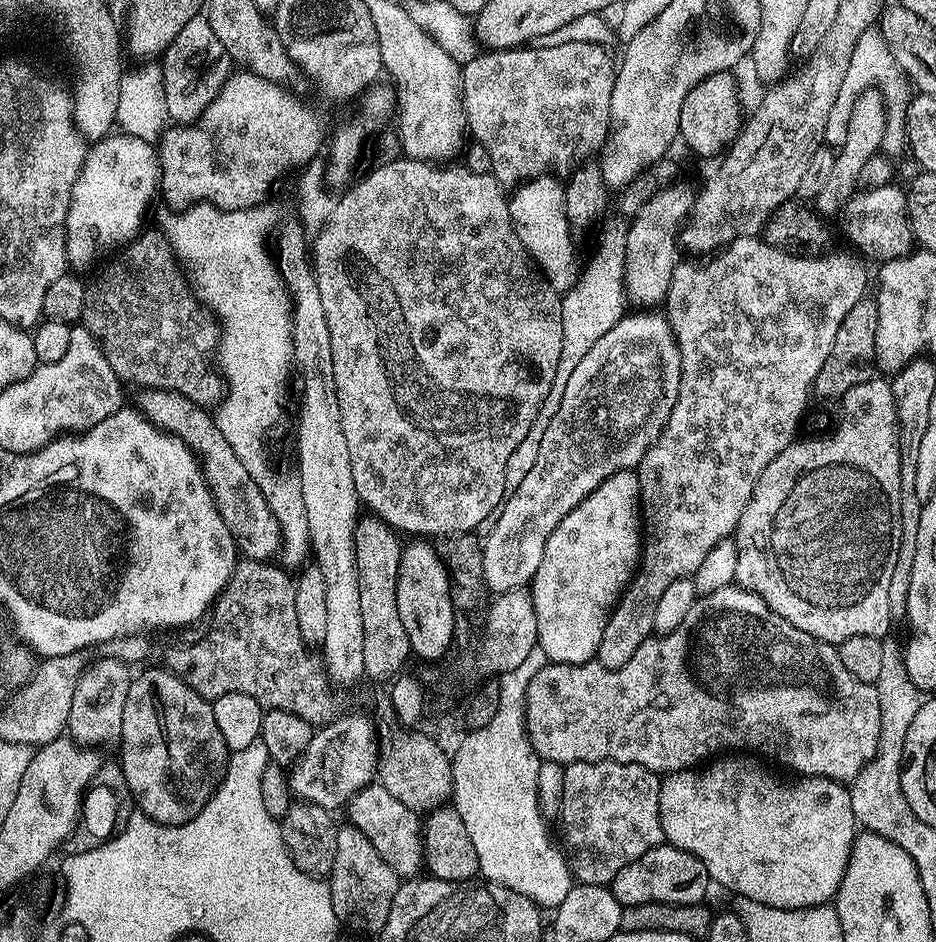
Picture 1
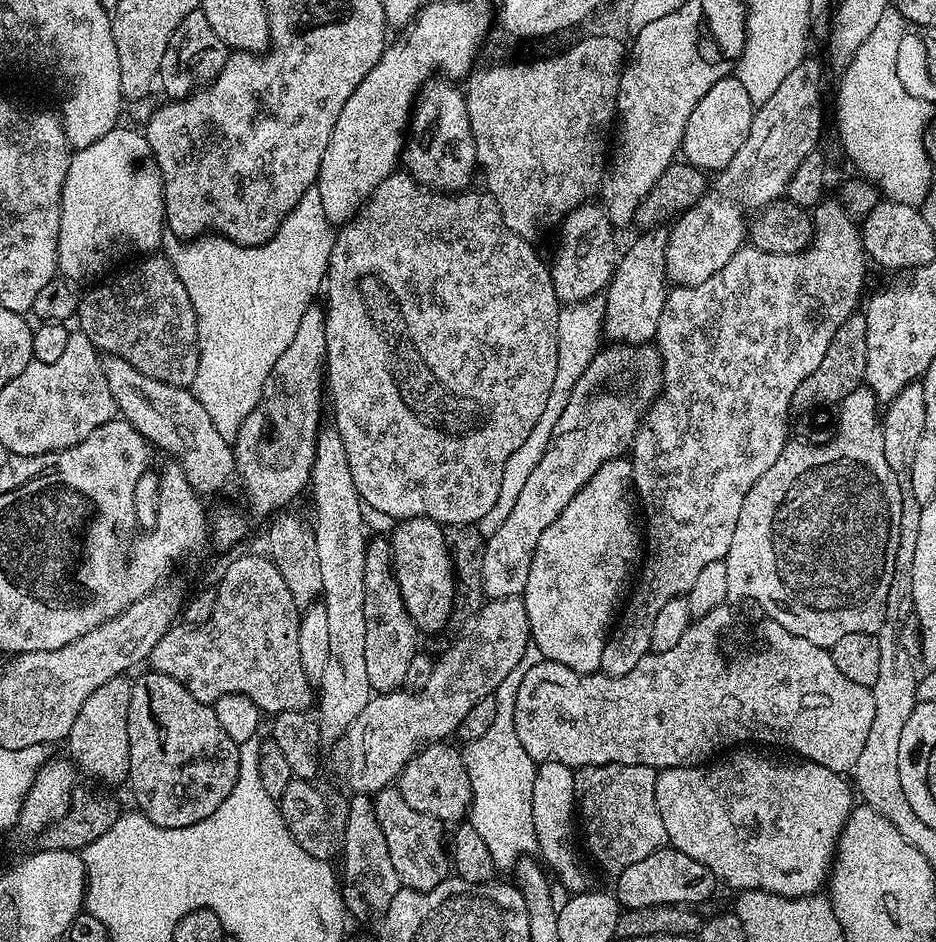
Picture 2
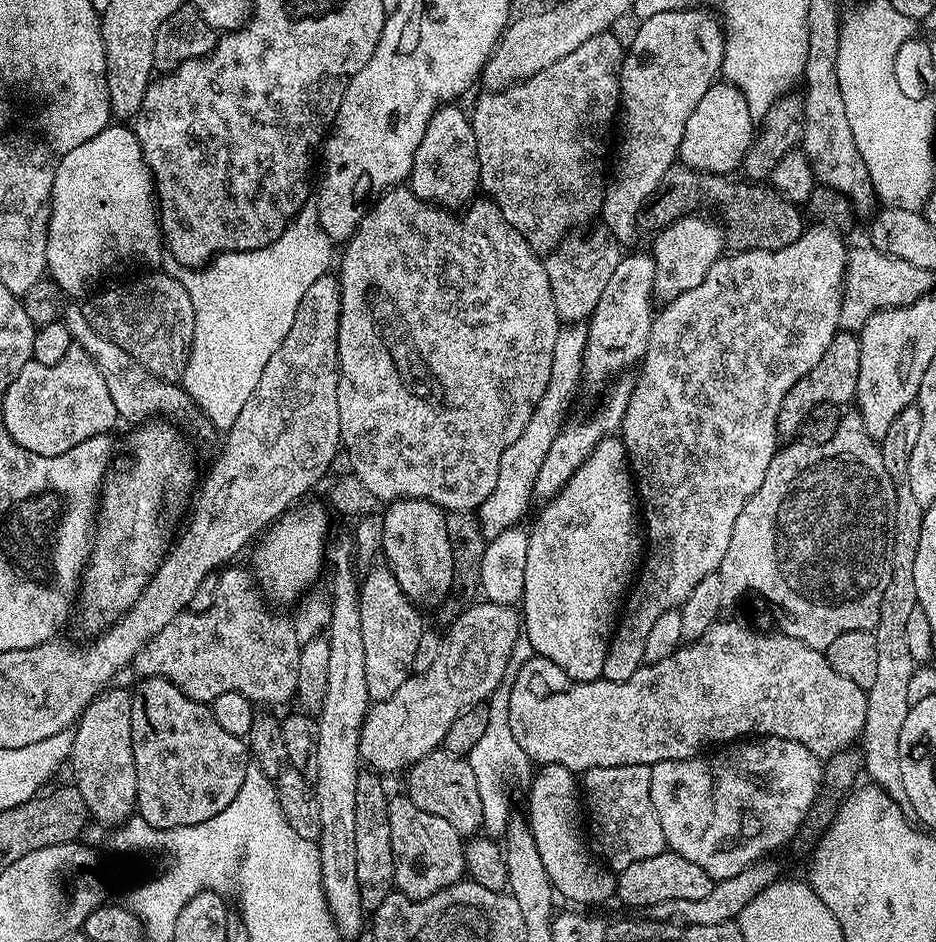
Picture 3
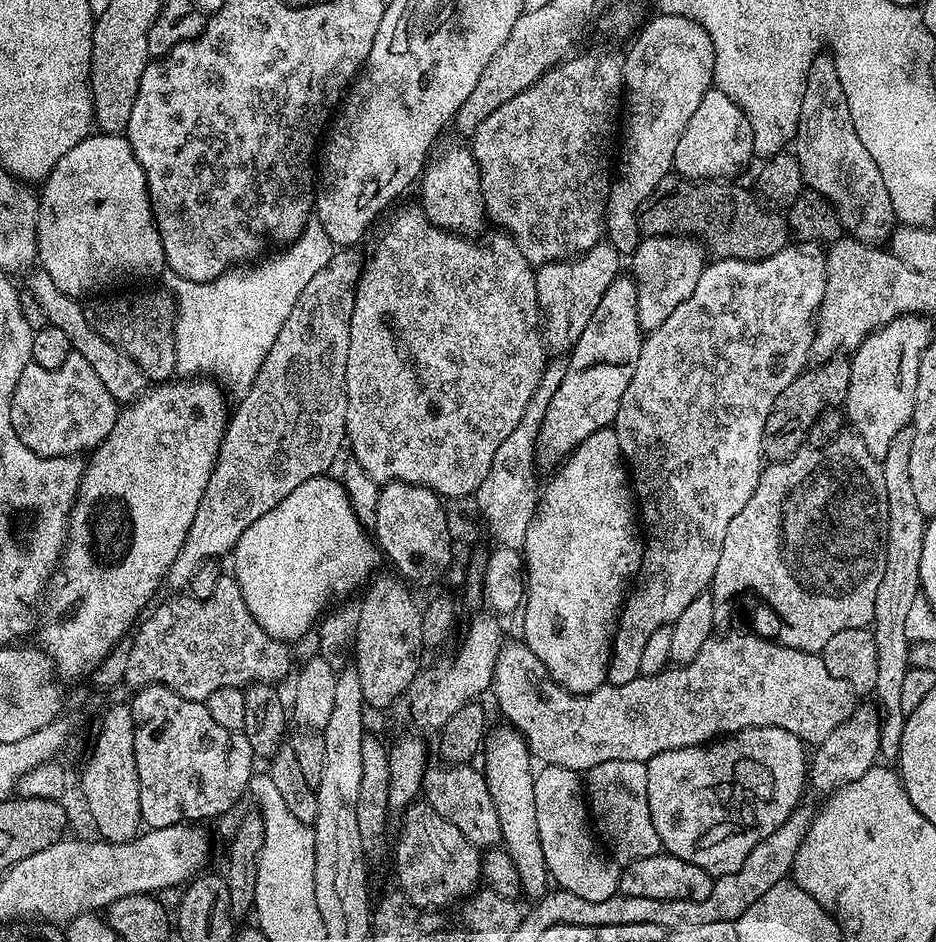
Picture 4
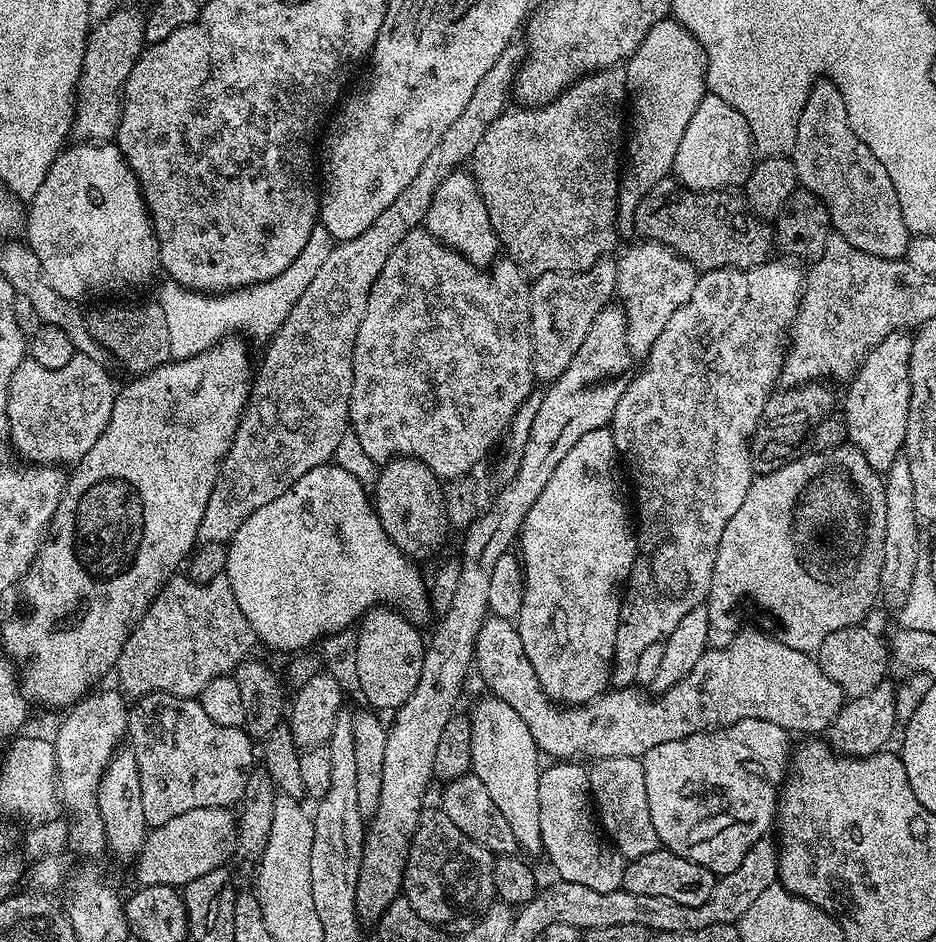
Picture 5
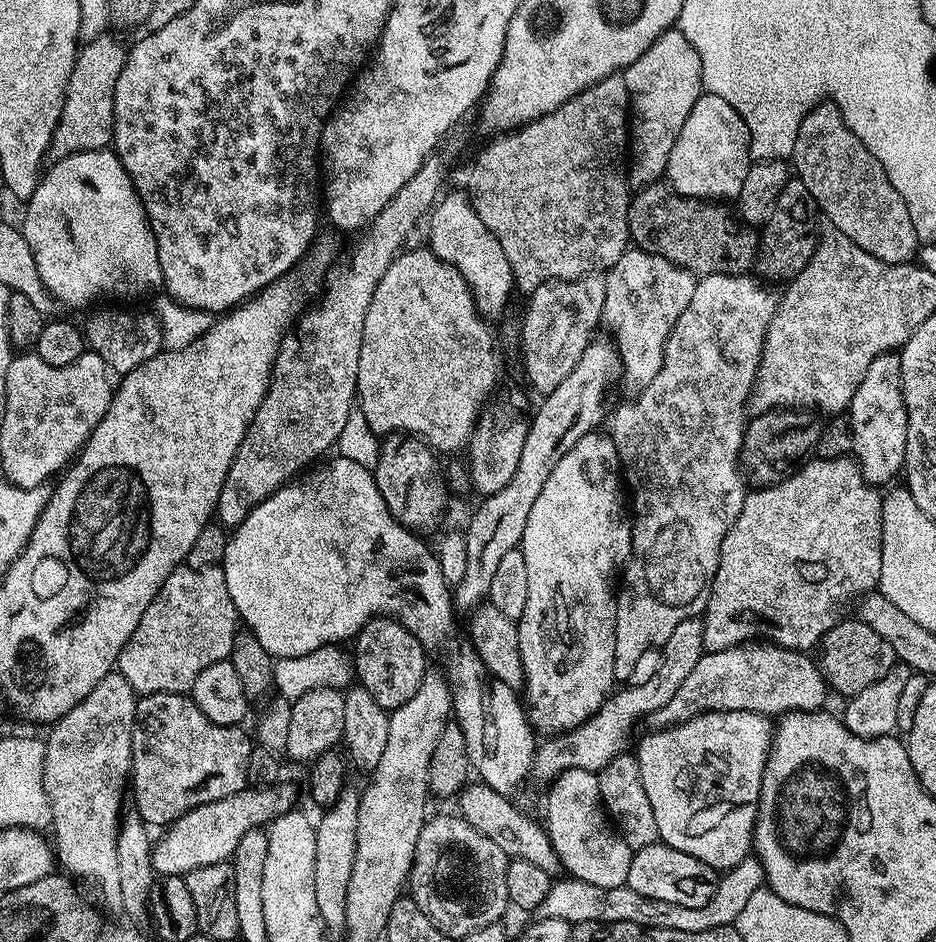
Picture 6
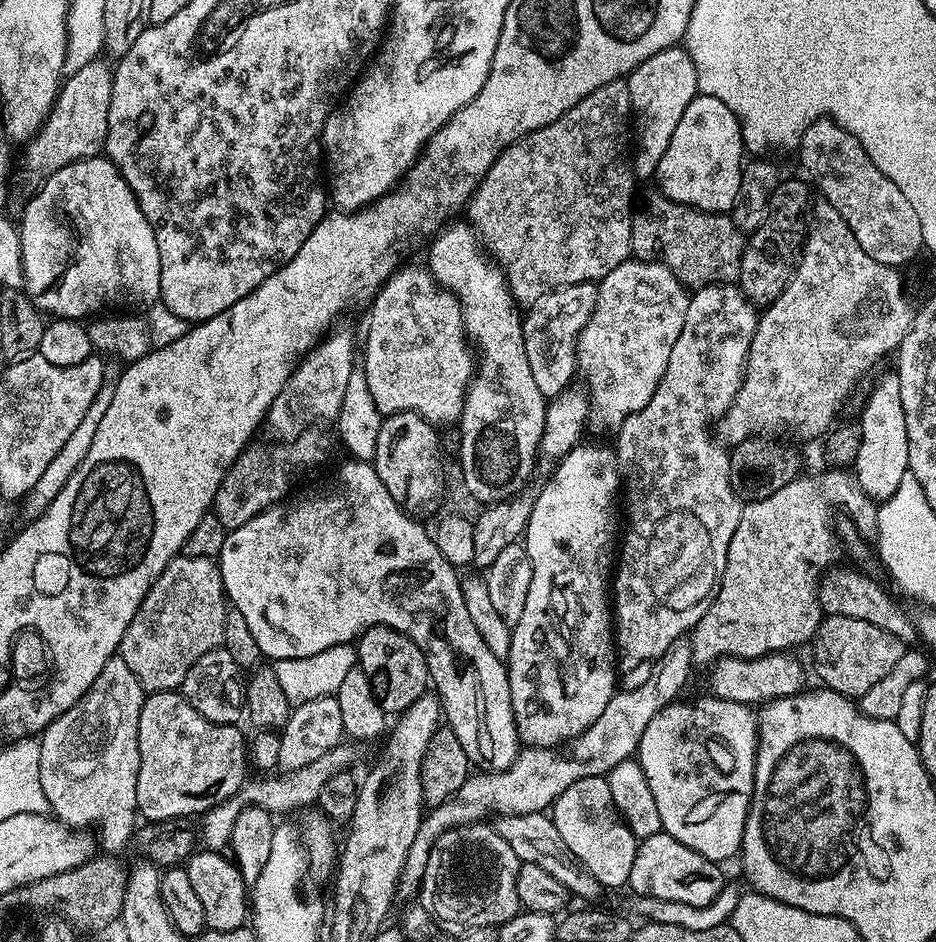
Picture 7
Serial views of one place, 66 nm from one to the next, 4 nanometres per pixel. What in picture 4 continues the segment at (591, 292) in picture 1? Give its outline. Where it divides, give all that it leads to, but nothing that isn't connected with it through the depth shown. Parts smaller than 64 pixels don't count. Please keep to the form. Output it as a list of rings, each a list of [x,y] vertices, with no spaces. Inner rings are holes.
[[[556,358],[556,361],[549,363],[542,374],[542,382],[538,382],[538,390],[534,390],[533,397],[526,404],[525,413],[521,421],[515,426],[513,433],[498,446],[494,459],[490,462],[490,471],[482,480],[482,485],[474,493],[475,507],[479,515],[486,520],[491,534],[497,539],[501,546],[516,551],[523,551],[525,544],[526,530],[536,512],[536,505],[539,503],[539,489],[536,488],[536,440],[541,424],[546,416],[546,408],[562,386],[564,377],[565,361]]]

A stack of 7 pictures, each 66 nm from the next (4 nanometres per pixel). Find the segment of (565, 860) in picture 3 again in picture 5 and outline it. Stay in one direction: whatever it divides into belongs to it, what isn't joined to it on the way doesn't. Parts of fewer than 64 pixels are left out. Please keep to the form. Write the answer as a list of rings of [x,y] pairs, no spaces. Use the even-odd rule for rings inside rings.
[[[557,761],[550,767],[547,765],[539,776],[538,800],[543,853],[550,858],[555,875],[602,893],[623,887],[626,861],[615,849],[608,846],[605,849],[600,842],[602,838],[589,790],[587,769],[575,761]]]

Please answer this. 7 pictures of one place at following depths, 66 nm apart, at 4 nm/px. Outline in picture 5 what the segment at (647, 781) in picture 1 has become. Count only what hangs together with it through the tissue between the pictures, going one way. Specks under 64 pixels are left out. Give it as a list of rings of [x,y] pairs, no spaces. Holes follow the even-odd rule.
[[[611,756],[595,761],[587,771],[595,815],[603,835],[612,839],[611,847],[623,855],[625,861],[637,860],[642,854],[657,851],[661,843],[650,818],[643,759],[639,756]]]

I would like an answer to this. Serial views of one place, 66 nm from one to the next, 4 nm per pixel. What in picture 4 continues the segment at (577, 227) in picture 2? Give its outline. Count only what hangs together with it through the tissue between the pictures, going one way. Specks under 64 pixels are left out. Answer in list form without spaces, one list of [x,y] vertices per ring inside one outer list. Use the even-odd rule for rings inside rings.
[[[601,242],[581,256],[557,260],[555,264],[542,264],[535,269],[544,343],[551,351],[553,348],[556,354],[571,352],[582,330],[586,330],[586,322],[590,322],[598,302],[602,302],[602,294],[606,294],[610,282],[621,275],[620,263],[620,252],[614,250],[612,244]]]

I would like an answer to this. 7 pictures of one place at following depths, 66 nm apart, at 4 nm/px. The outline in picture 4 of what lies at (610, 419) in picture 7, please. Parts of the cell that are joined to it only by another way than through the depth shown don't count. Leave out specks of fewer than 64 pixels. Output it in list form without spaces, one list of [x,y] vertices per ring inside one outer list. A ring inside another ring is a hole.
[[[644,236],[630,263],[630,275],[638,290],[638,322],[645,333],[650,333],[694,294],[706,266],[706,249],[699,240],[686,236]]]

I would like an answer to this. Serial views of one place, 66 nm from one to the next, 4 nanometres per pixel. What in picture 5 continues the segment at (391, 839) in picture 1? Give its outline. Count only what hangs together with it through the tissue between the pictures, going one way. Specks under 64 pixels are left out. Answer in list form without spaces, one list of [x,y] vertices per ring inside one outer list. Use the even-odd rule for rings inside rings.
[[[438,806],[424,809],[408,848],[401,893],[424,921],[447,925],[466,914],[483,913],[496,900],[494,888],[495,853],[467,838]]]

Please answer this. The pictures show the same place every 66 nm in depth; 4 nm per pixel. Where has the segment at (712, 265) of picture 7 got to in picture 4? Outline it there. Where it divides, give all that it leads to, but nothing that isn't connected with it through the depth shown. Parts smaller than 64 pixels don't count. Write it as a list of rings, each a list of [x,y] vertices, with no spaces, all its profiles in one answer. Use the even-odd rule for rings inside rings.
[[[670,174],[658,182],[654,194],[642,202],[638,226],[644,236],[686,236],[704,245],[707,255],[718,260],[765,260],[790,244],[788,221],[767,203],[758,199],[755,191],[747,192],[740,182],[701,182]]]

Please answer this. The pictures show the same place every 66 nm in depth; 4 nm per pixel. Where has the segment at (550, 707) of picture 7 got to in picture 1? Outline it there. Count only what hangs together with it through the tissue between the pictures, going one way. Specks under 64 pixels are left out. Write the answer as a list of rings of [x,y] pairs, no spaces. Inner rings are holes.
[[[632,470],[616,472],[613,476],[603,480],[598,486],[598,490],[594,490],[586,499],[578,502],[578,506],[574,506],[574,510],[570,510],[570,514],[566,514],[566,518],[562,518],[562,522],[558,522],[558,526],[554,526],[550,538],[546,538],[546,546],[542,550],[542,562],[538,562],[538,570],[534,574],[530,585],[532,605],[534,606],[534,614],[538,622],[538,644],[546,652],[551,663],[587,664],[595,657],[598,650],[598,642],[602,642],[602,630],[606,630],[606,622],[616,608],[616,603],[623,596],[624,589],[632,583],[632,577],[640,562],[641,551],[642,509],[640,506],[640,477]]]

